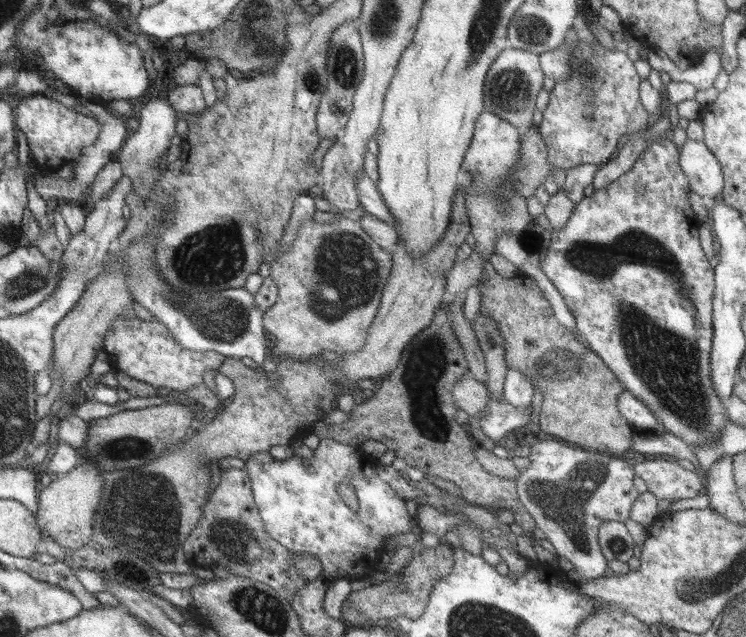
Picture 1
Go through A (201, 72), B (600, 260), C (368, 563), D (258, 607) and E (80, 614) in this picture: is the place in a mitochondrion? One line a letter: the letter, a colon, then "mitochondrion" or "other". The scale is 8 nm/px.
A: other
B: mitochondrion
C: other
D: mitochondrion
E: other

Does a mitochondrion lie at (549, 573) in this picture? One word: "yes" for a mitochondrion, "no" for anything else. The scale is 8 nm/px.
no

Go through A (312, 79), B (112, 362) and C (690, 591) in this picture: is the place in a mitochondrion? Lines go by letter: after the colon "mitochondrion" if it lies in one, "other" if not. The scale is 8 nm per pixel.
A: mitochondrion
B: other
C: mitochondrion

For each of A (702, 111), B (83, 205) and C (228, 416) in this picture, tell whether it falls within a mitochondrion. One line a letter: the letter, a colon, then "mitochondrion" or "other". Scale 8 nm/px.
A: other
B: other
C: other

